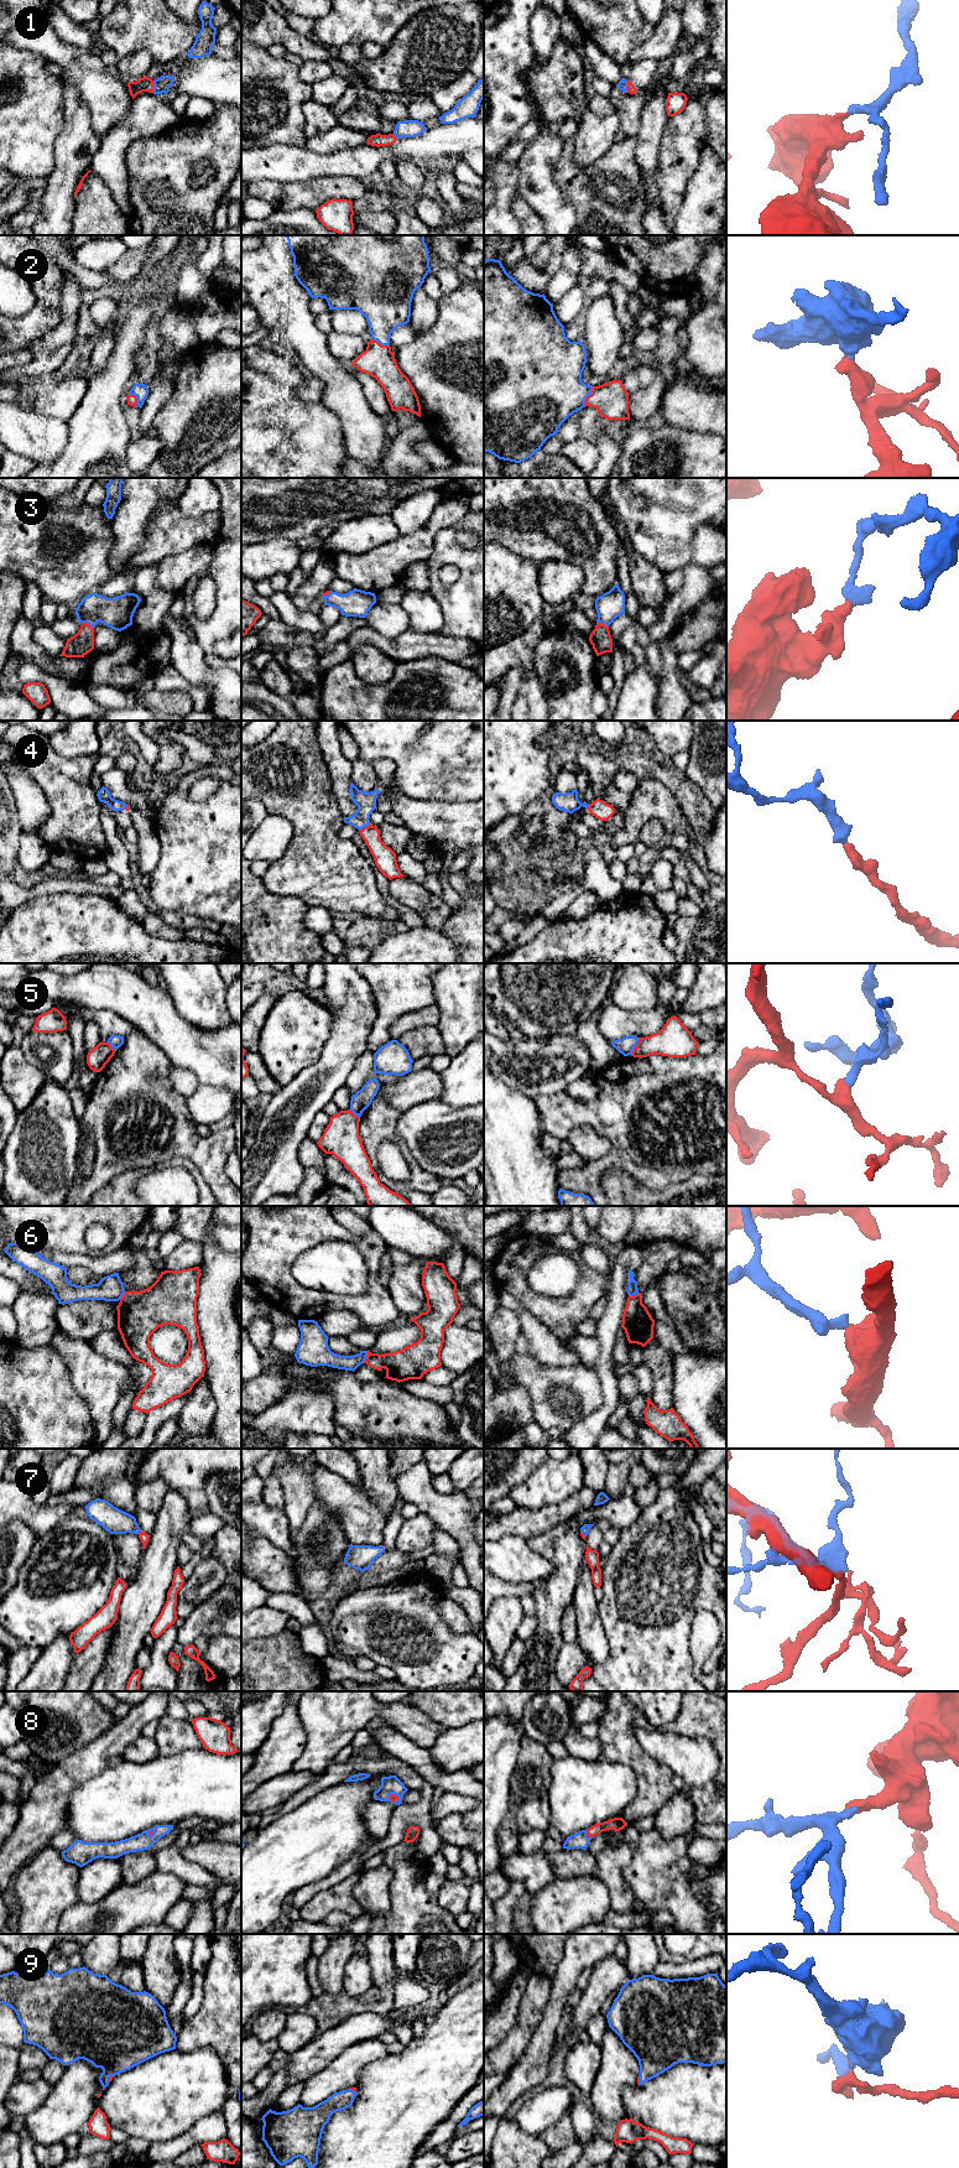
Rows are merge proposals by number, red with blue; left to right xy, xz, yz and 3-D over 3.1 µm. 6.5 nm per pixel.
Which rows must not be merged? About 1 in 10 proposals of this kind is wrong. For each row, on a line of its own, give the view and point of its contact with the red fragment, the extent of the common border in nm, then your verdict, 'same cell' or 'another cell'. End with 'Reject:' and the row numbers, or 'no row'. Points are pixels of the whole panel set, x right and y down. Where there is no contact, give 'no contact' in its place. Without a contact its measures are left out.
1: meets red in xy at (152, 87); contact 80 nm long; same cell
2: meets red in yz at (588, 396); contact 140 nm long; same cell
3: meets red in xy at (88, 624); contact 90 nm long; same cell
4: meets red in xz at (364, 827); contact 90 nm long; same cell
5: meets red in yz at (636, 1046); contact 130 nm long; another cell
6: meets red in xz at (366, 1357); contact 80 nm long; another cell
7: meets red in yz at (583, 1534); contact 60 nm long; same cell
8: meets red in yz at (588, 1836); contact 70 nm long; same cell
9: meets red in xy at (109, 2078); contact 60 nm long; same cell
Reject: 5, 6

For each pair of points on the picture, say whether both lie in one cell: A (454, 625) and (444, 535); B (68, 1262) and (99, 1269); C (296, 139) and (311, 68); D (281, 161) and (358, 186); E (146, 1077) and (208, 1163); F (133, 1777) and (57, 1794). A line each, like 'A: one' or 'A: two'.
A: one
B: one
C: two
D: two
E: one
F: two

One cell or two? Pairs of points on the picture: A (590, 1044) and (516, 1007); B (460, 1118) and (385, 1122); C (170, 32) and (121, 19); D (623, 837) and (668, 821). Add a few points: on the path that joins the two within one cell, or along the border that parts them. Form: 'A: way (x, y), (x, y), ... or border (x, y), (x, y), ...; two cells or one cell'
A: border (587, 1019), (573, 1035); two cells
B: border (401, 1112), (396, 1124), (396, 1134), (408, 1149); two cells
C: way (157, 30), (144, 21), (134, 21); one cell
D: way (634, 826), (646, 814), (657, 814); one cell

